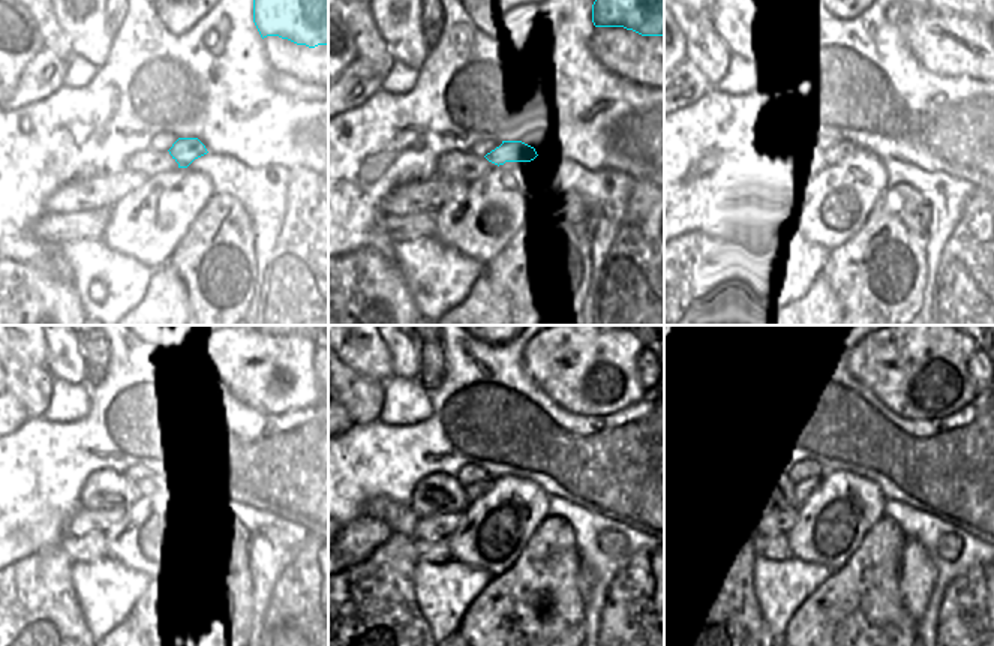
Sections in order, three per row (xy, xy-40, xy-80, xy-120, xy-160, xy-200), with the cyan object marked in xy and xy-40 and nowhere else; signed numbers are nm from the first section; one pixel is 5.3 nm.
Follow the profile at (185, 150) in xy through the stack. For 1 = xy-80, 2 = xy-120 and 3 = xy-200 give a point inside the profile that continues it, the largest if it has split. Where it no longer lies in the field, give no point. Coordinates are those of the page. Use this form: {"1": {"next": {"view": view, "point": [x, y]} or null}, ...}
{"1": {"next": {"view": "xy-80", "point": [834, 150]}}, "2": {"next": {"view": "xy-120", "point": [150, 487]}}, "3": {"next": {"view": "xy-200", "point": [801, 492]}}}

